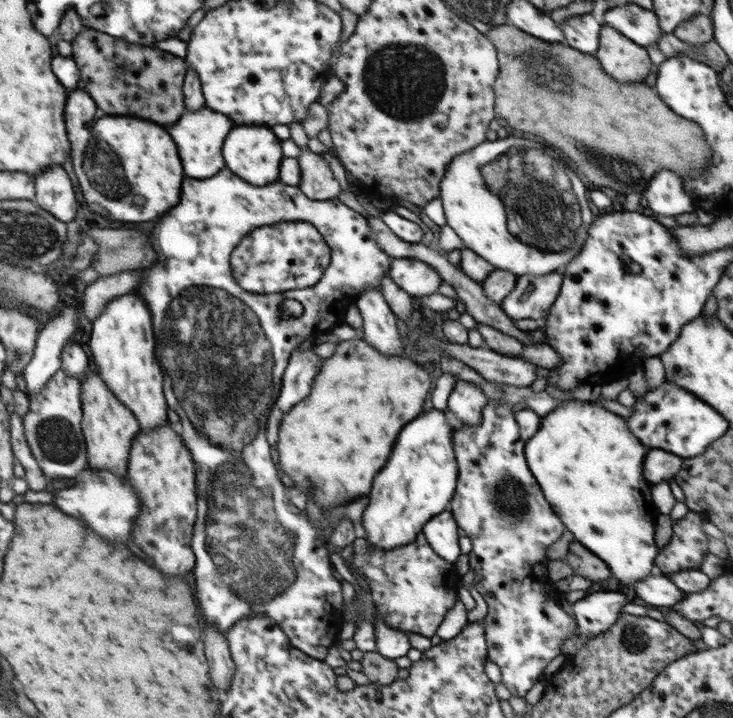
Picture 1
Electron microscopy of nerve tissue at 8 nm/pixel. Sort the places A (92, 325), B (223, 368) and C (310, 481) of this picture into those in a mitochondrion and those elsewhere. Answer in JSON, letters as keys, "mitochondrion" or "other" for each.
{"A":"other","B":"mitochondrion","C":"mitochondrion"}

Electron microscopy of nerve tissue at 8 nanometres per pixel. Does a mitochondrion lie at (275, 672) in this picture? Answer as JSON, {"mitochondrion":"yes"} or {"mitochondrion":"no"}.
{"mitochondrion":"no"}

